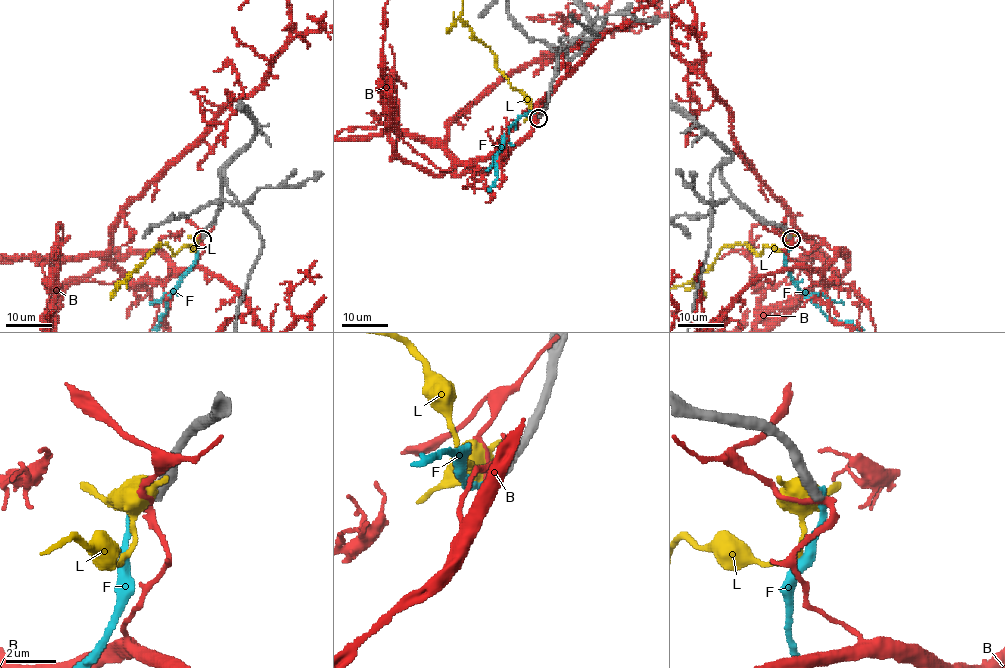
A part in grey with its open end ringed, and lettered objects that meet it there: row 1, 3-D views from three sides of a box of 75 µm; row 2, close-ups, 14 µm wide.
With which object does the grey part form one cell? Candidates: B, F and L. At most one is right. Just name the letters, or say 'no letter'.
no letter

